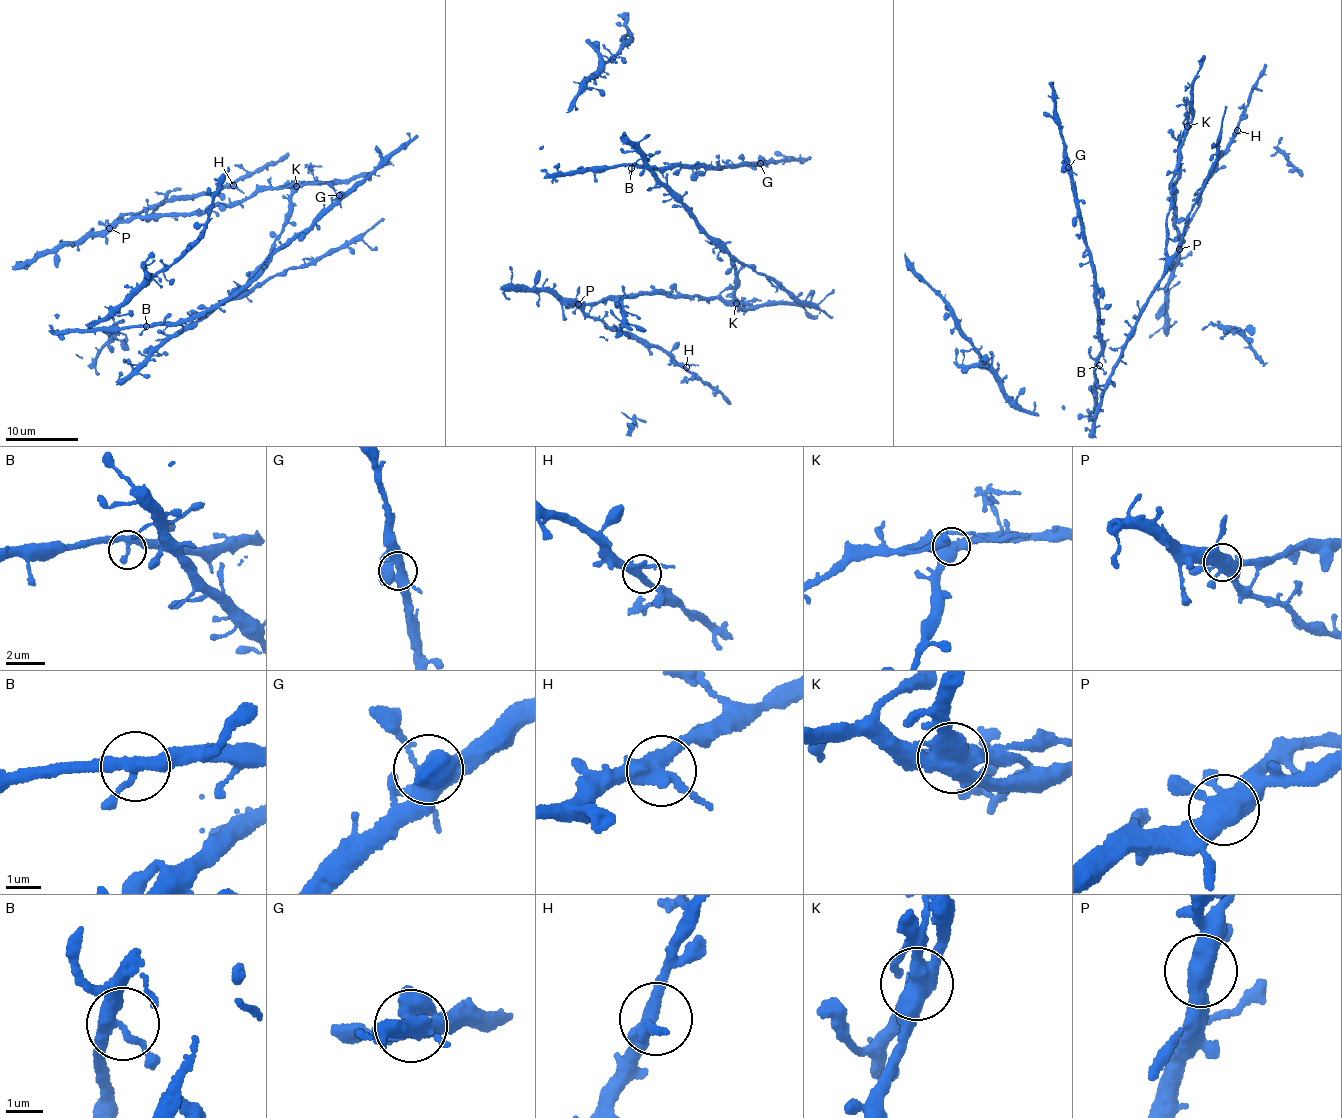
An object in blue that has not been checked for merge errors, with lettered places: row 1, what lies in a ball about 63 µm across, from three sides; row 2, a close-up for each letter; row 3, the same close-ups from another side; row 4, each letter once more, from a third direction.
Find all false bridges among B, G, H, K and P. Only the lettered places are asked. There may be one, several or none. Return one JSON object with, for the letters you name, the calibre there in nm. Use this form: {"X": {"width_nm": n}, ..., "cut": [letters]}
{"K": {"width_nm": 500}, "cut": ["K"]}

